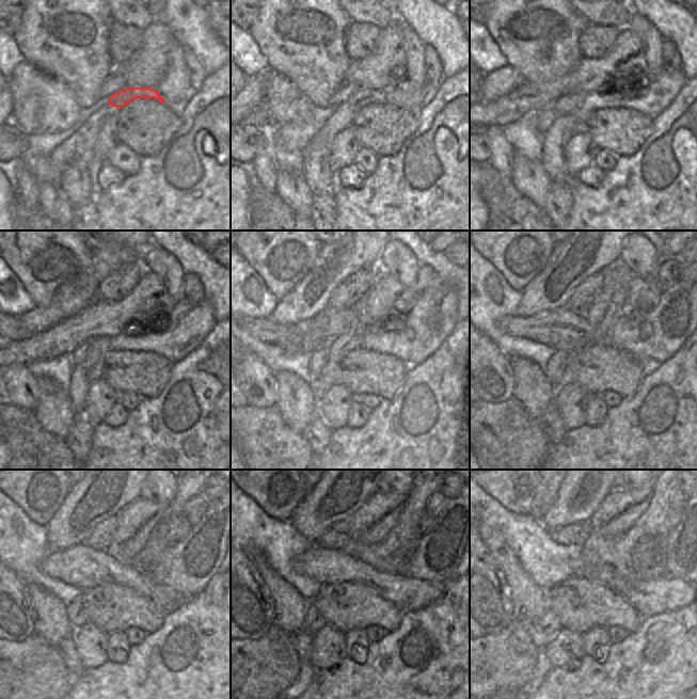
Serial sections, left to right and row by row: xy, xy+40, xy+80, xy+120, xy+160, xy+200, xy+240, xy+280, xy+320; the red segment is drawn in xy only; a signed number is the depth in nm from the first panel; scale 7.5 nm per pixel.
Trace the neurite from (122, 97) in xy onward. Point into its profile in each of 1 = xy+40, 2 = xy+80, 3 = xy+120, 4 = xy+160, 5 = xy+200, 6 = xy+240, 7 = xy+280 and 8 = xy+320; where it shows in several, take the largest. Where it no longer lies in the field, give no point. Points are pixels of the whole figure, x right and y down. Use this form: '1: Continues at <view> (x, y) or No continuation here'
1: Continues at xy+40 (413, 101)
2: Continues at xy+80 (656, 92)
3: Continues at xy+120 (184, 329)
4: Continues at xy+160 (434, 316)
5: Continues at xy+200 (664, 329)
6: Continues at xy+240 (188, 566)
7: Continues at xy+280 (438, 554)
8: Continues at xy+320 (684, 543).

